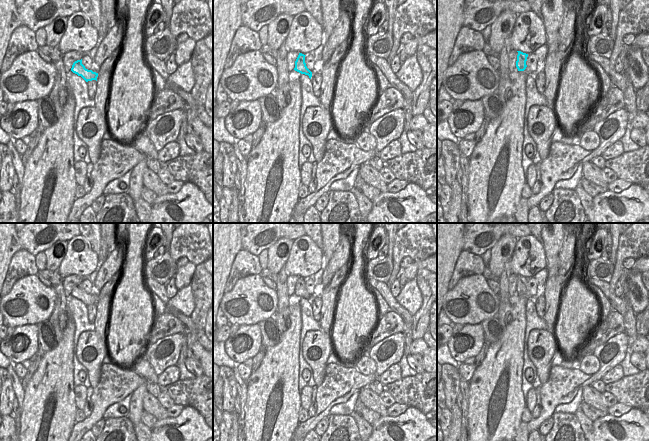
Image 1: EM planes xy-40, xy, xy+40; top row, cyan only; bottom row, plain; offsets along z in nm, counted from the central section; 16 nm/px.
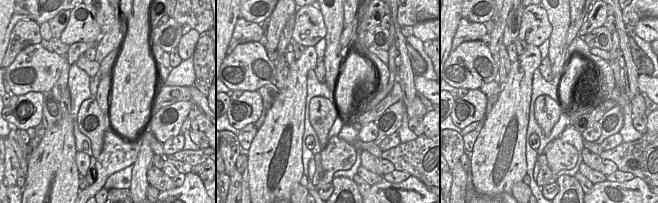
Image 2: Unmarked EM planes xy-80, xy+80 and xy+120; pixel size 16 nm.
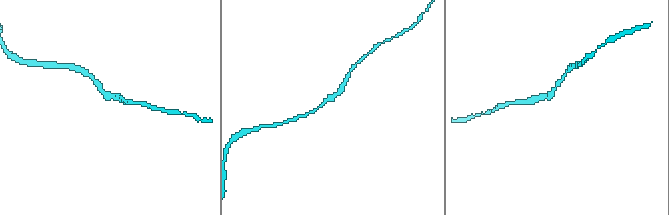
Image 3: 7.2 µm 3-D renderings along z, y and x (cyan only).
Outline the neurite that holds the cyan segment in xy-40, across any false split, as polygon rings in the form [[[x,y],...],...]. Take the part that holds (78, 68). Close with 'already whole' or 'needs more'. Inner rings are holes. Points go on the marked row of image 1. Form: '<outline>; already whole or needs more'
[[[82,59],[77,60],[73,63],[71,71],[78,76],[81,76],[86,82],[92,80],[97,81],[98,73],[86,69],[85,66],[82,64]]]; already whole

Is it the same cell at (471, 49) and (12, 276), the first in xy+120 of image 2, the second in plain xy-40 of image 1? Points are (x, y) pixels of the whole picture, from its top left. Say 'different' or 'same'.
different

